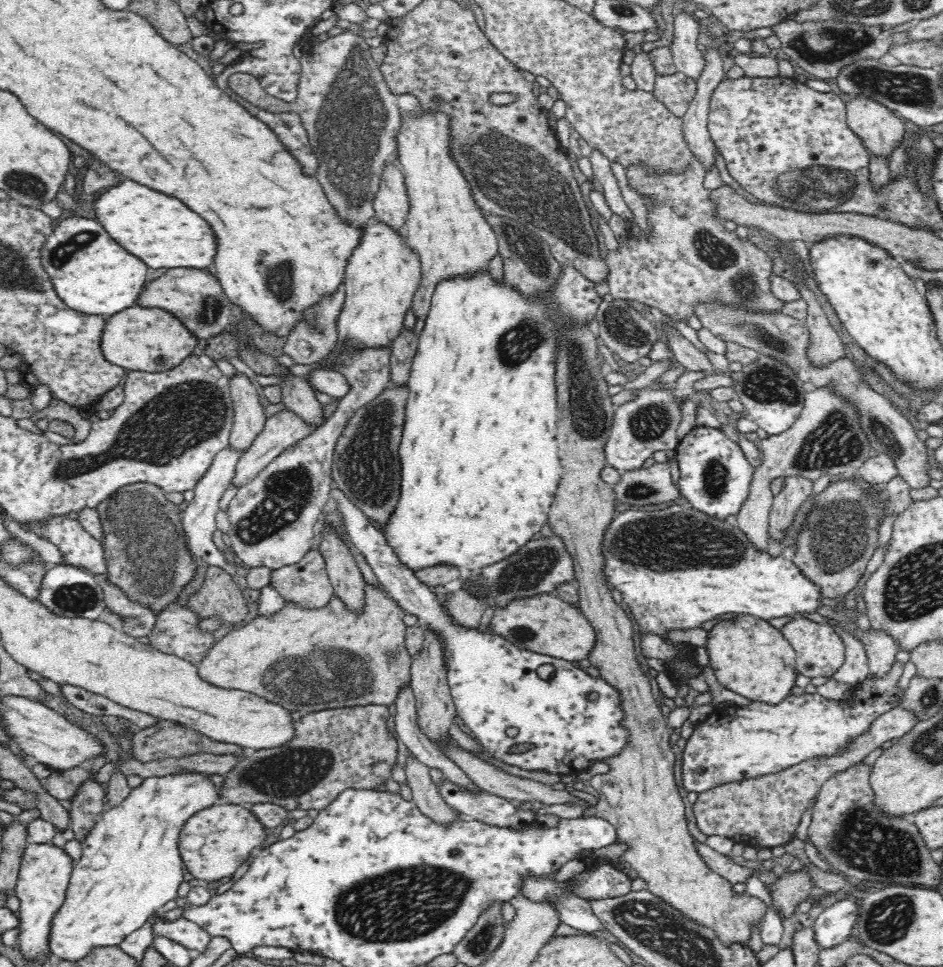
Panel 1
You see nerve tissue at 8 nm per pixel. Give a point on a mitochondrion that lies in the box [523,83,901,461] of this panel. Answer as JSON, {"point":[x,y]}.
{"point":[819,186]}

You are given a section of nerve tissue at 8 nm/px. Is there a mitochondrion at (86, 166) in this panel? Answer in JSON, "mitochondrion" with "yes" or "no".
{"mitochondrion":"no"}

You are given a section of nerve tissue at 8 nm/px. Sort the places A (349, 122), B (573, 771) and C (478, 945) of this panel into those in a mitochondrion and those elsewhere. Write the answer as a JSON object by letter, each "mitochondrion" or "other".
{"A":"mitochondrion","B":"other","C":"mitochondrion"}

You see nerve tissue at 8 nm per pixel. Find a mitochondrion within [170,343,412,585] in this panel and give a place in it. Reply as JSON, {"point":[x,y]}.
{"point":[368,469]}

